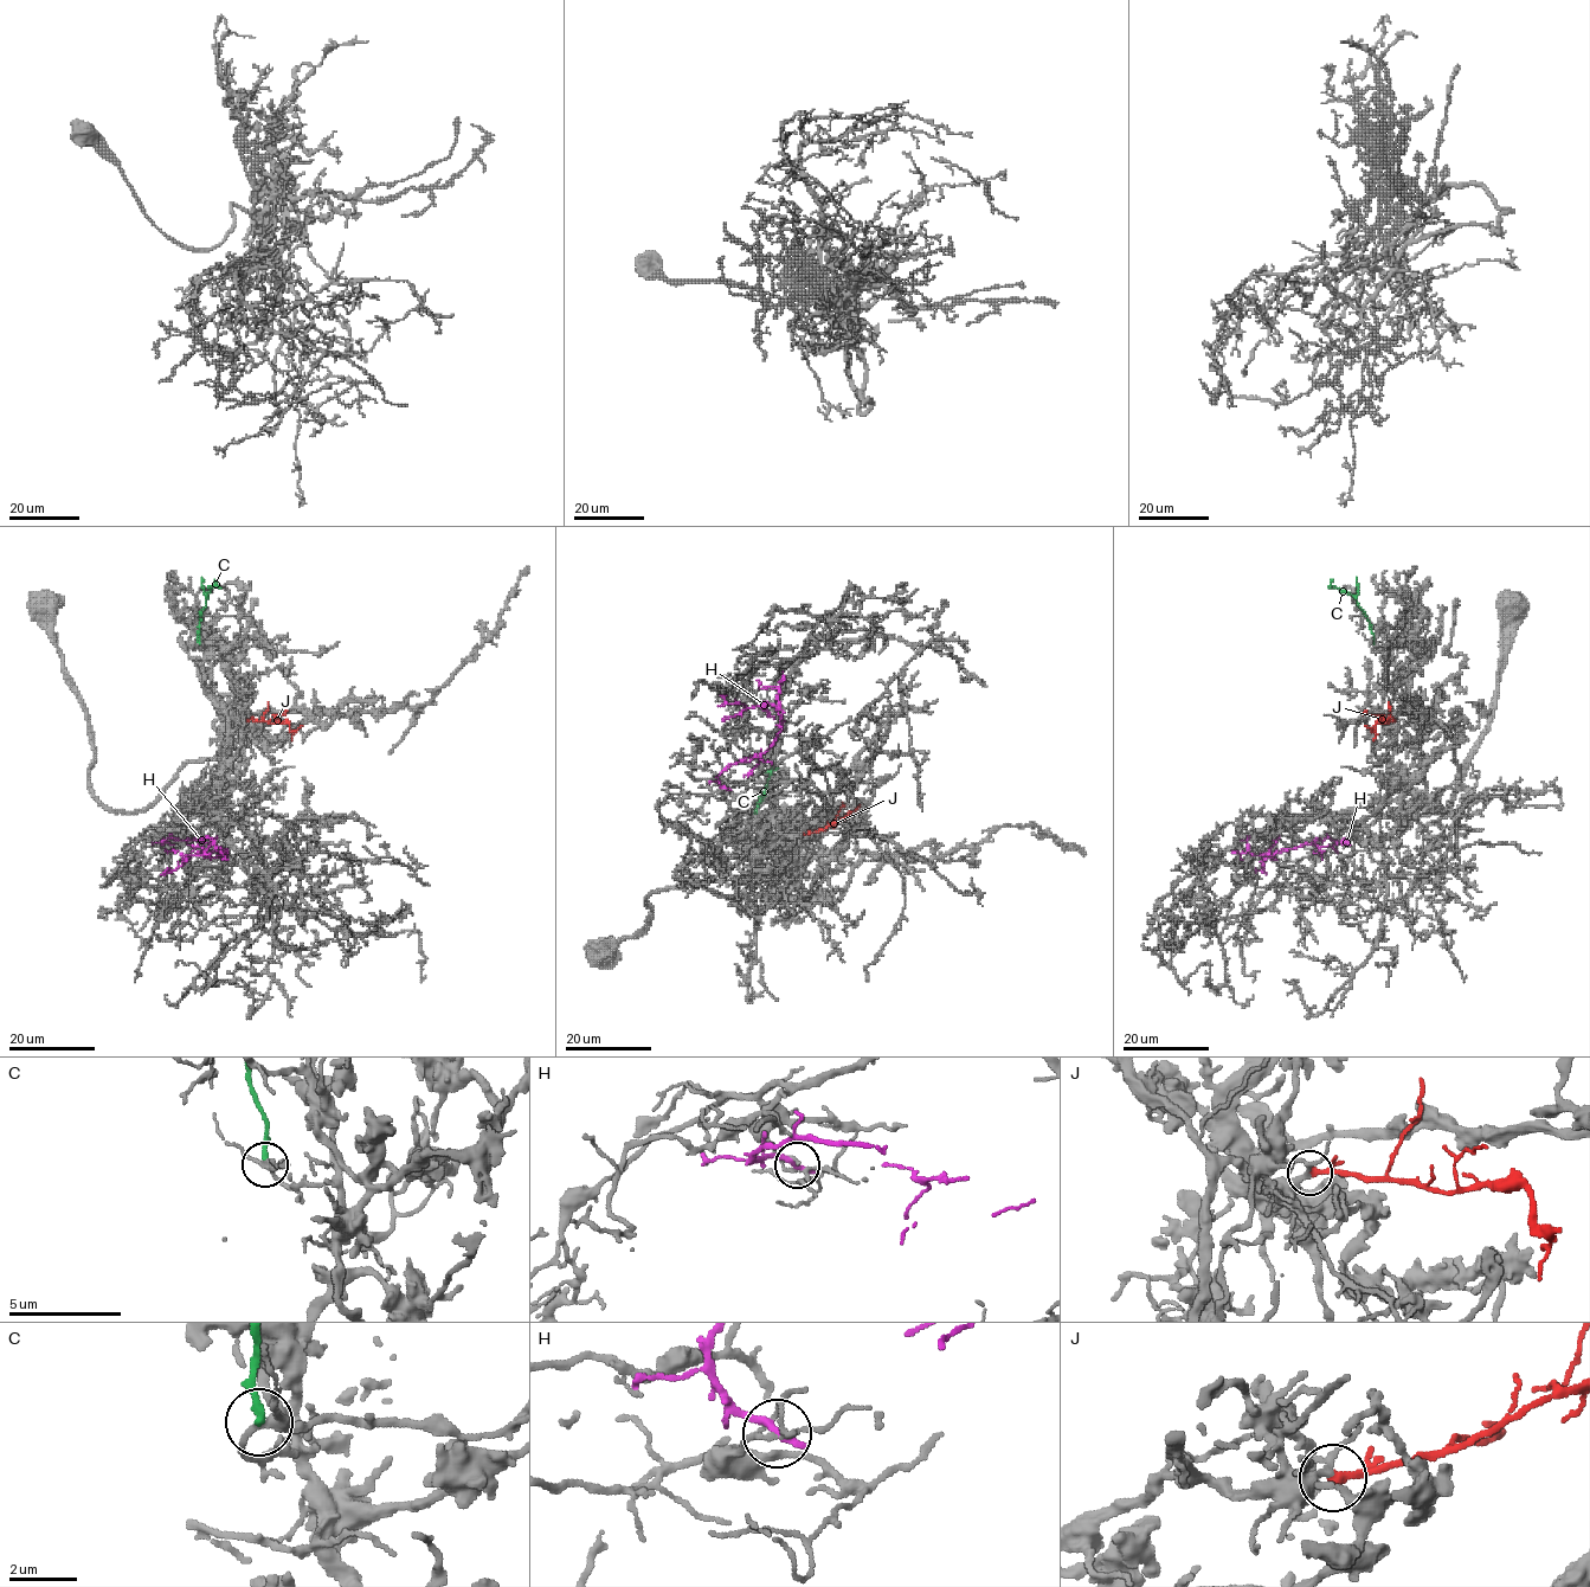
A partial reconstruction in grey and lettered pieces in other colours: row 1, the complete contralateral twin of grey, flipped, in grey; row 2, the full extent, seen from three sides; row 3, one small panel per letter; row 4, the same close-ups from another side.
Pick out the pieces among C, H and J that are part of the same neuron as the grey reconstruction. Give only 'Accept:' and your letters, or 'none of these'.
Accept: J

